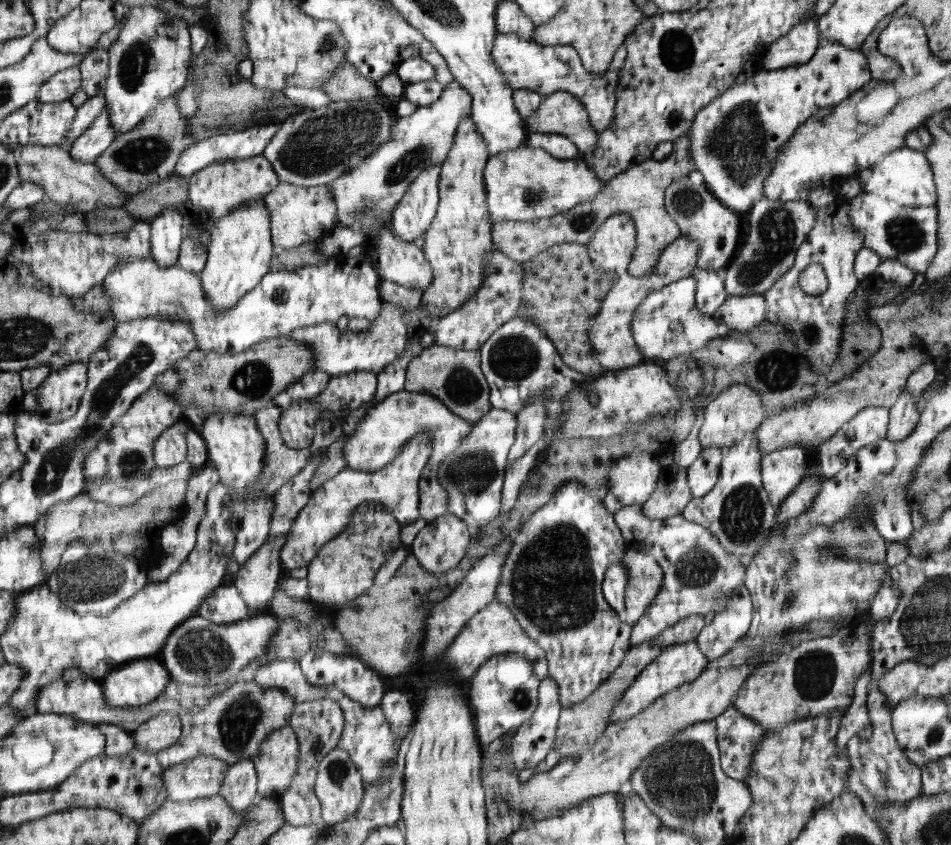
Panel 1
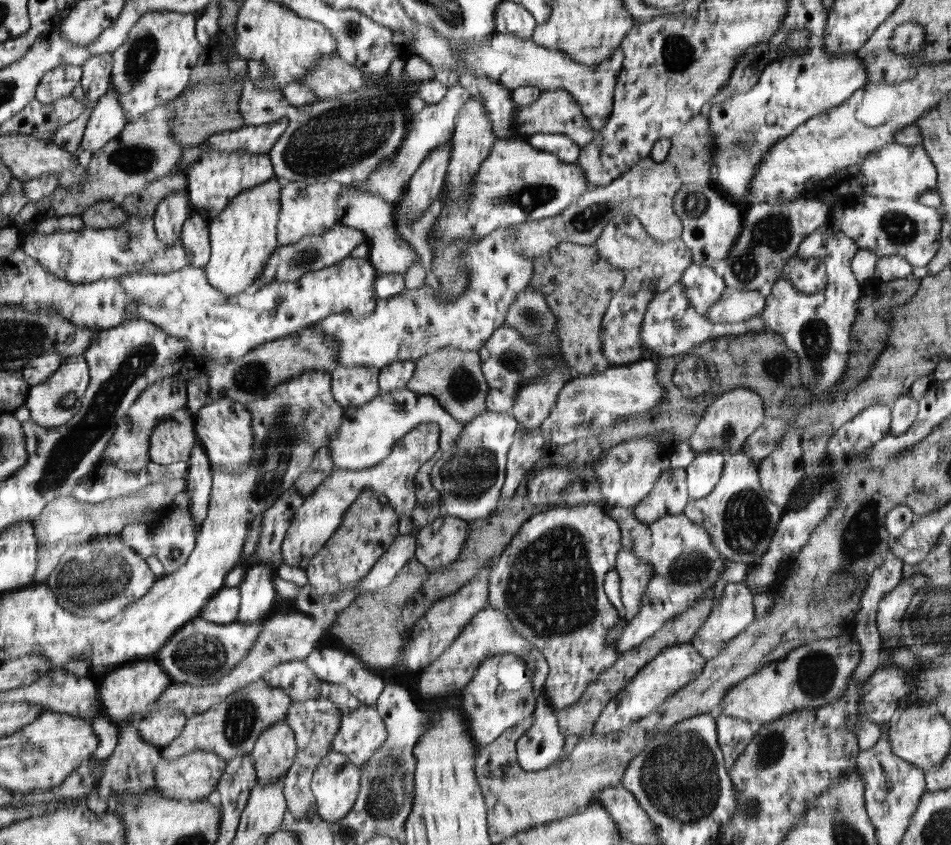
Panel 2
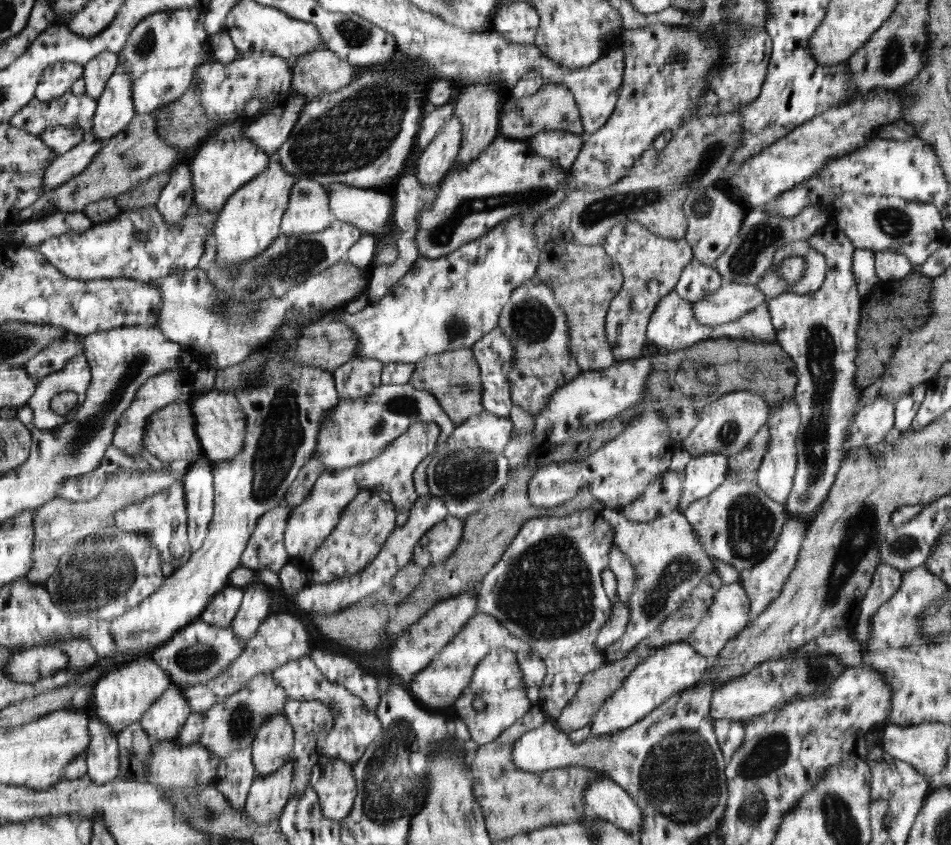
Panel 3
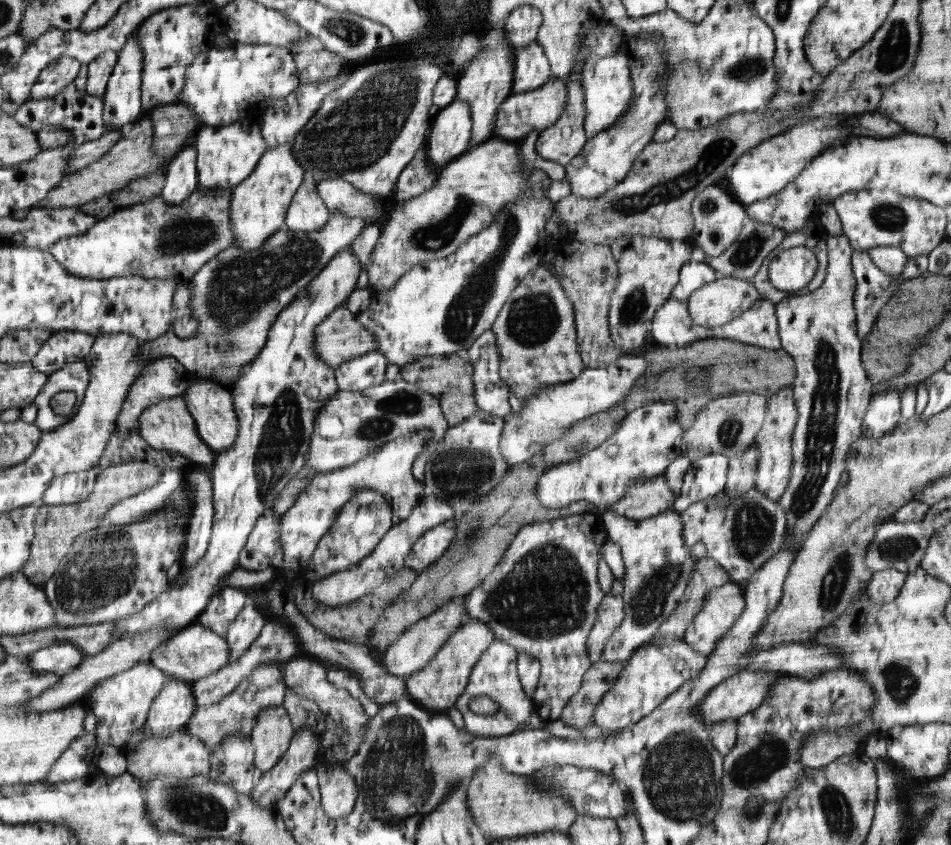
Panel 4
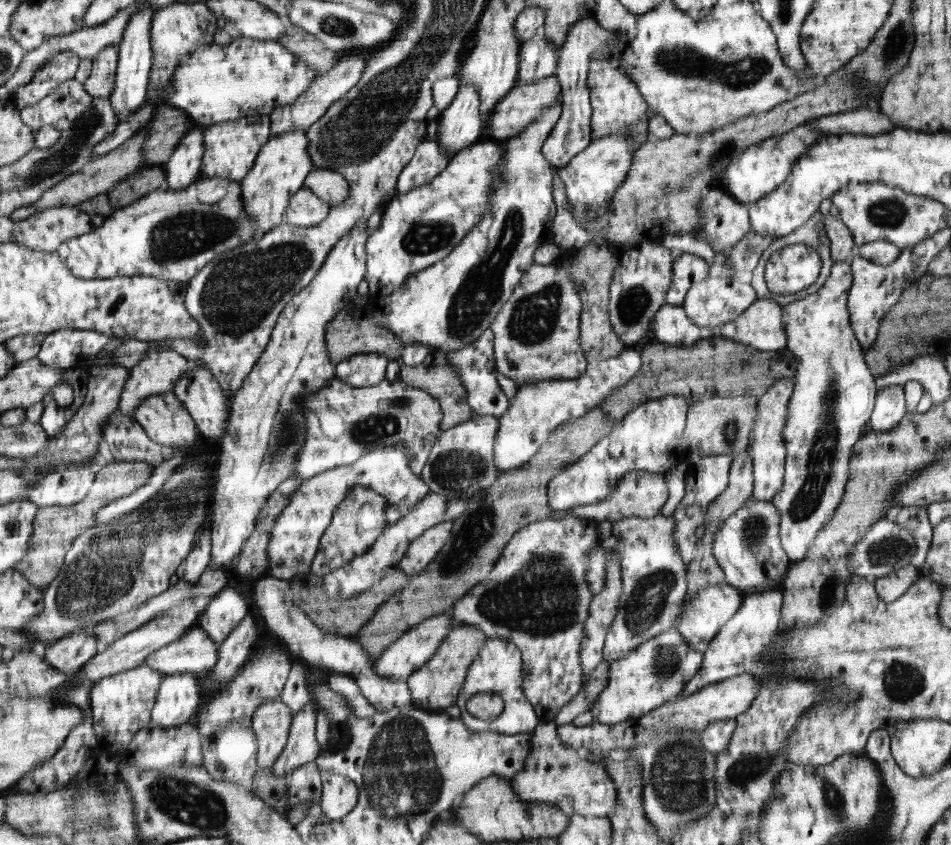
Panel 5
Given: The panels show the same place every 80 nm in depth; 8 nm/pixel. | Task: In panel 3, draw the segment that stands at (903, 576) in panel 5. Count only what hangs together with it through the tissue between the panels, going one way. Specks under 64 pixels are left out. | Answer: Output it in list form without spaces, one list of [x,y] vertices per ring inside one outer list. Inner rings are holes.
[[[890,564],[877,565],[870,580],[870,585],[865,589],[862,601],[857,606],[859,608],[859,618],[856,619],[856,630],[854,638],[858,642],[868,640],[870,638],[870,620],[893,593],[902,581],[902,572],[893,568]]]

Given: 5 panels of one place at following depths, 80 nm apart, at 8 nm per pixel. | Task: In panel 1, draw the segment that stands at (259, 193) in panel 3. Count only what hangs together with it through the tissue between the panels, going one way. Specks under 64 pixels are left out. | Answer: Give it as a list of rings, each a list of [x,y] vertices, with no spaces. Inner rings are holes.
[[[264,197],[254,200],[252,204],[244,204],[236,208],[227,216],[217,219],[208,226],[210,232],[208,245],[206,246],[206,261],[200,270],[200,285],[204,296],[216,310],[231,308],[243,295],[252,288],[259,286],[260,279],[268,274],[269,262],[271,260],[271,220],[268,219],[267,205]]]

